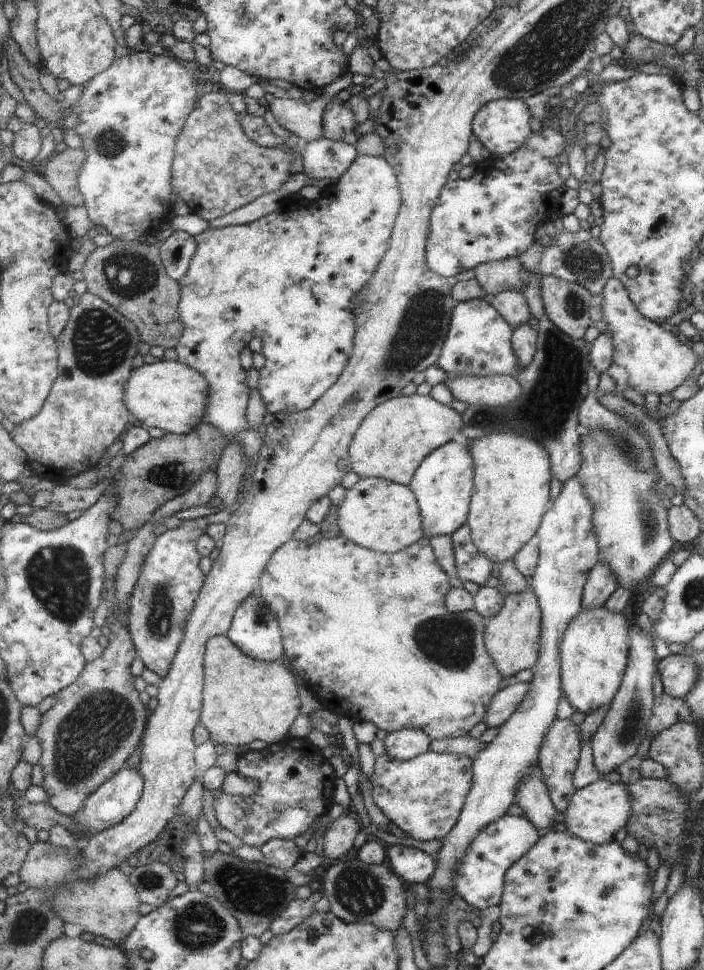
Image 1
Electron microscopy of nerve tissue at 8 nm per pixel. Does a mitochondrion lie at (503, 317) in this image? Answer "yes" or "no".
no

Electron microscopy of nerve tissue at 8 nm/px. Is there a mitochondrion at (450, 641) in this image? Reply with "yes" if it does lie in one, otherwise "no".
yes

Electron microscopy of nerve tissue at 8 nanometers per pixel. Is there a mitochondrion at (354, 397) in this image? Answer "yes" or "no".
yes

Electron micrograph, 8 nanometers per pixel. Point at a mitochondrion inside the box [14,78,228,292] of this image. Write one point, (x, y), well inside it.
(111, 144)

